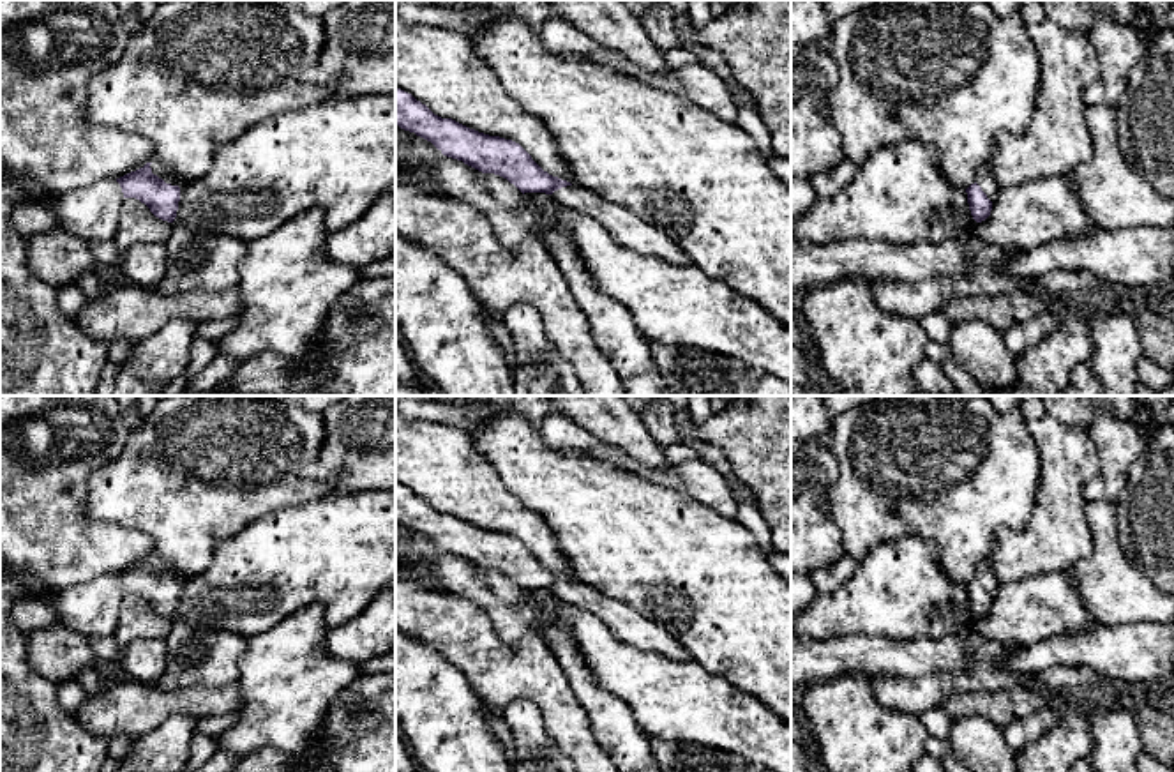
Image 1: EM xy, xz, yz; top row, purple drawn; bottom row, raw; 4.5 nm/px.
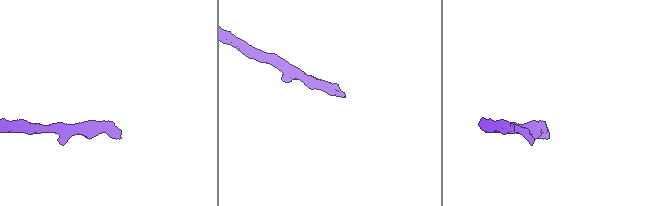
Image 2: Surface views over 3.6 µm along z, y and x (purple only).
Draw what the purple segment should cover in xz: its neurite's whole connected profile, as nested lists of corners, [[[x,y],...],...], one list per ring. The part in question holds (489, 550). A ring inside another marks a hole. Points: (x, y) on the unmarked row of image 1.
[[[397,482],[395,521],[431,537],[447,553],[463,556],[482,569],[507,574],[523,590],[551,590],[560,601],[600,618],[627,645],[676,661],[692,661],[690,654],[664,627],[641,617],[628,604],[549,571],[512,535],[489,532],[452,514],[434,511],[425,500]]]

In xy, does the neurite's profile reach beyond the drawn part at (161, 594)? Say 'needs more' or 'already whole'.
needs more

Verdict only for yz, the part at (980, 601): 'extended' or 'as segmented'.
extended

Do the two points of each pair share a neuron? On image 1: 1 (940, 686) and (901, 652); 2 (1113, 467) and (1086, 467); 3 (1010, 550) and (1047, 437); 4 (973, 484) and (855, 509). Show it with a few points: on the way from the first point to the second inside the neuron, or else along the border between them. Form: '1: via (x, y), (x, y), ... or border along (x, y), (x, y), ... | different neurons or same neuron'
1: border along (966, 659), (954, 670), (885, 675) | different neurons
2: border along (1088, 431), (1098, 470), (1083, 486), (1086, 502) | different neurons
3: via (1040, 527), (1054, 513), (1054, 467) | same neuron
4: via (943, 484), (901, 484), (885, 490) | same neuron

